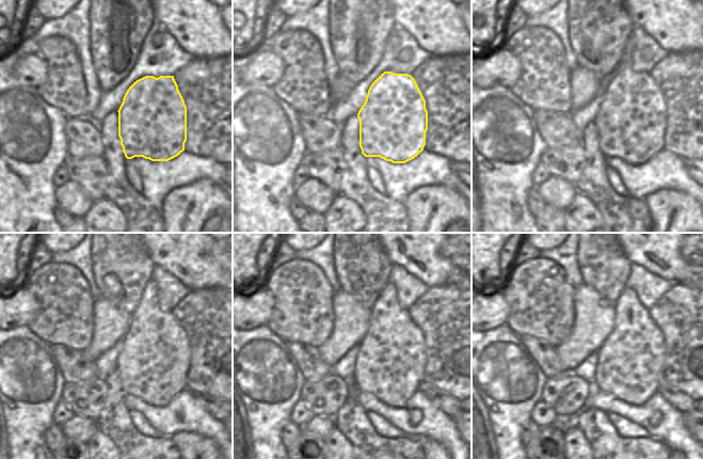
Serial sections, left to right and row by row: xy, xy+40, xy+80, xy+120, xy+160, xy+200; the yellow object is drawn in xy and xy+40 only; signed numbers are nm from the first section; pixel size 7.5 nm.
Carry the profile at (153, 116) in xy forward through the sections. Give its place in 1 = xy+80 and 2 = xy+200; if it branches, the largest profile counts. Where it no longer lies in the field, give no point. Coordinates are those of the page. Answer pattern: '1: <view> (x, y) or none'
1: xy+80 (632, 120)
2: xy+200 (630, 361)

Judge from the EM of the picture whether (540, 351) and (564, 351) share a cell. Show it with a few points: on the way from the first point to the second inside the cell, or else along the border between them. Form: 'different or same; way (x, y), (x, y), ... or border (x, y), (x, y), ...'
different; border (555, 347), (560, 366), (563, 369), (571, 370)

